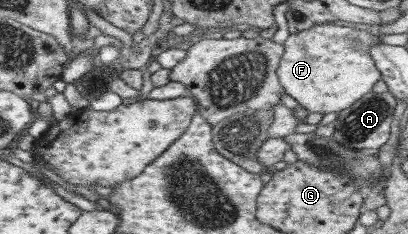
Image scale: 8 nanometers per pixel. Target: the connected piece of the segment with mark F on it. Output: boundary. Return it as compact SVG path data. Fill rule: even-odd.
M316 24L310 29L290 34L283 43L284 55L277 69L285 93L296 99L308 113L326 114L340 112L372 92L376 82L381 79L380 70L352 69L352 61L348 61L348 57L352 57L352 51L358 49L358 43L352 41L356 37L360 37L360 43L364 43L364 47L381 42L379 37L368 37L364 31L356 31L356 27L333 24ZM322 47L326 47L324 59L330 61L330 67L322 67ZM338 59L342 61L342 65L338 65Z

